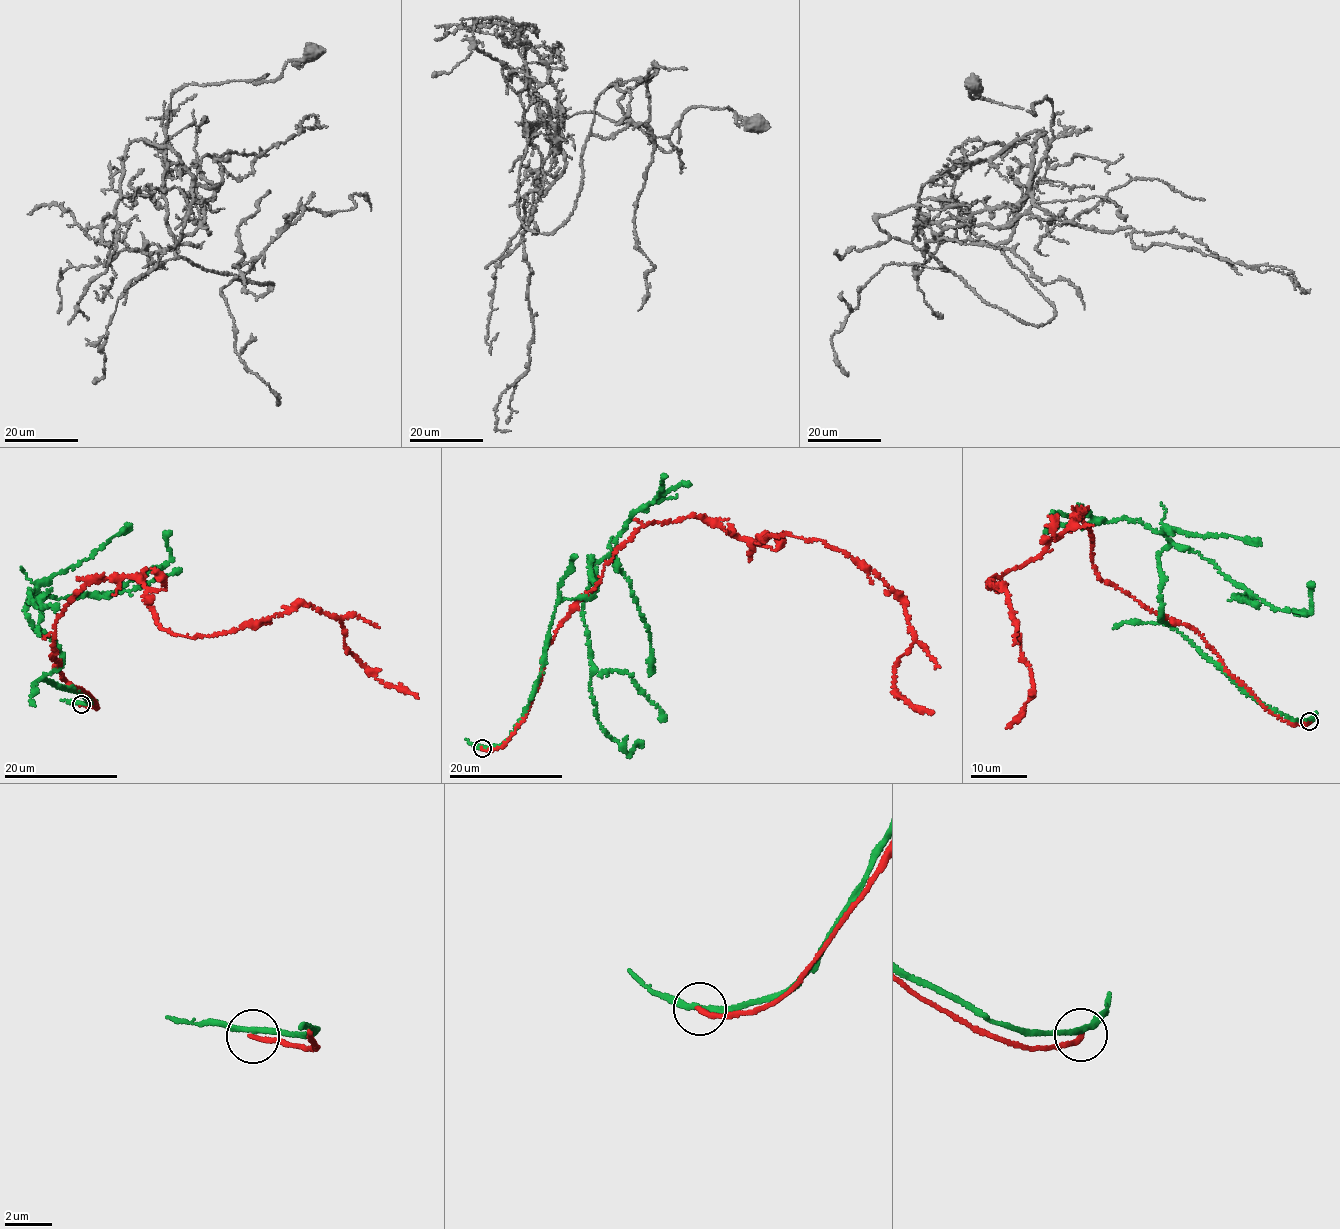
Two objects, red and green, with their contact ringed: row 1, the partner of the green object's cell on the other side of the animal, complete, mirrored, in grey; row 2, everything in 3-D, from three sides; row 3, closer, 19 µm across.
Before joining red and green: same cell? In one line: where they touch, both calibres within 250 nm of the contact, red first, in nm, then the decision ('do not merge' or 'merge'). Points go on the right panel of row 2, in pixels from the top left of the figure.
(1309, 721) | 240/240 nm | do not merge

